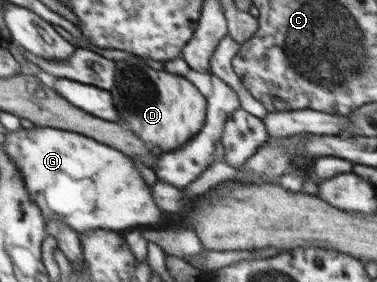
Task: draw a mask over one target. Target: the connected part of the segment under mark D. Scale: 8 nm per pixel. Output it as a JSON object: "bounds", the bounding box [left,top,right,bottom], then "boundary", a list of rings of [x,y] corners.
{"bounds":[109,56,207,153],"boundary":[[[130,56],[126,60],[115,62],[115,83],[109,92],[112,95],[118,116],[122,117],[122,126],[130,127],[146,145],[157,145],[165,153],[182,147],[188,140],[192,140],[205,125],[207,101],[198,89],[177,74],[170,74],[166,70],[155,71],[148,67],[147,61],[138,56]]]}

